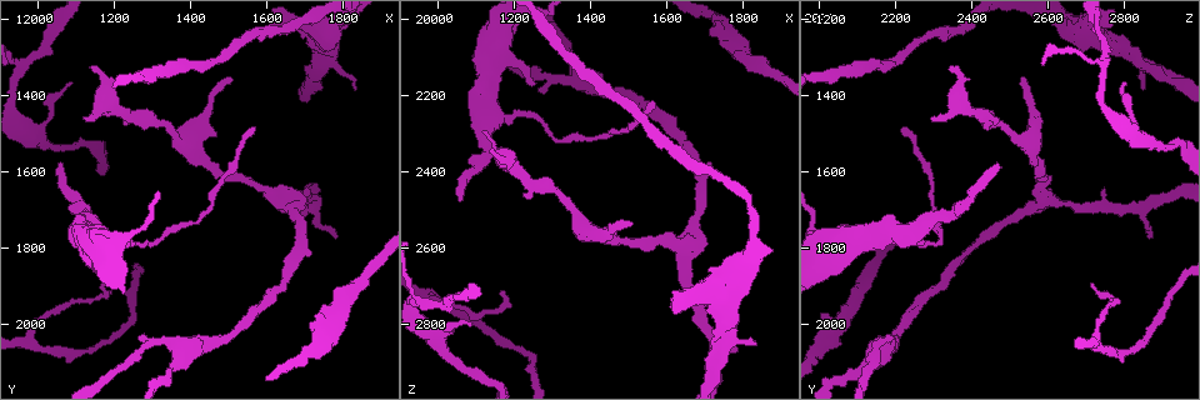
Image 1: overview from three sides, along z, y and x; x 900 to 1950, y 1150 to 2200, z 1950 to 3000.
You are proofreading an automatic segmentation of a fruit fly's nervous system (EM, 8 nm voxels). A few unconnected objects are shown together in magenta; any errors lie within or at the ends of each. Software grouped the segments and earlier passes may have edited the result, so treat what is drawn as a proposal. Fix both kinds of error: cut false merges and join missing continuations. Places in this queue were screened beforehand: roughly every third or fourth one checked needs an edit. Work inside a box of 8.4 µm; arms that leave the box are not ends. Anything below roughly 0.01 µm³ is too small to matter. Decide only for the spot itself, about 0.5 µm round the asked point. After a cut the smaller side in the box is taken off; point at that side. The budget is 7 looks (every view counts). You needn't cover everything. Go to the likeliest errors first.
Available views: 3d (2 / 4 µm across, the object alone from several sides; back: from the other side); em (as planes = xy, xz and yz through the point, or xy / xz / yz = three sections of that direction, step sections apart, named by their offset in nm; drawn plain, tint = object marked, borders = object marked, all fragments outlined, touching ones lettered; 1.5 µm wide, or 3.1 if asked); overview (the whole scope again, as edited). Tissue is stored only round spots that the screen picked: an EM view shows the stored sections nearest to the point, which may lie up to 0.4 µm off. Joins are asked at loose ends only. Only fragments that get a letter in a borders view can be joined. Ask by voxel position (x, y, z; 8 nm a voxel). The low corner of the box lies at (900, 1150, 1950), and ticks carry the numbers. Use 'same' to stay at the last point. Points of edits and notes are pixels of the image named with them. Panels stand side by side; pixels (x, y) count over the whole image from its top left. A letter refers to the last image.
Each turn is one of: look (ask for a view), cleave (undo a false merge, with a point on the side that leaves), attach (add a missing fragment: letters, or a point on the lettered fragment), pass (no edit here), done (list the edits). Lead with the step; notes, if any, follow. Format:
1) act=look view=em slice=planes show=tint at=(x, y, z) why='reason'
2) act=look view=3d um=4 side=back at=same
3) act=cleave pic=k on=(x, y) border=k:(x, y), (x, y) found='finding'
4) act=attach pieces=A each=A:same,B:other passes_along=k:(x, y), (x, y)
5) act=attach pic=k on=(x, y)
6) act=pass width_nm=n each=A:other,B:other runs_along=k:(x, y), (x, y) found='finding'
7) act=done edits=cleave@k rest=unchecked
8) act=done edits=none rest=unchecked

act=look view=3d um=2 at=(1070, 1585, 2475) why='an open end'

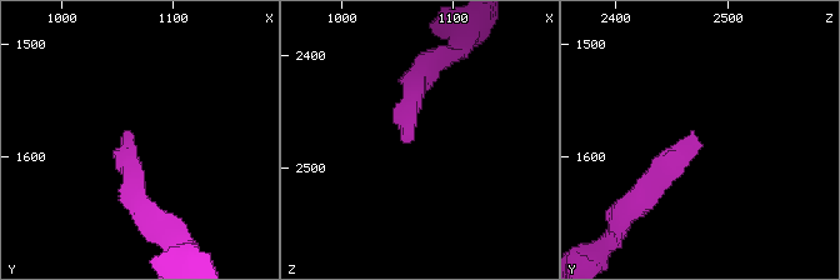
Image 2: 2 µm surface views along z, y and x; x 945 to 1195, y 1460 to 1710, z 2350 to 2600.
act=look view=em slice=planes show=borders at=(1064, 1586, 2474) why='shape alone is not enough'

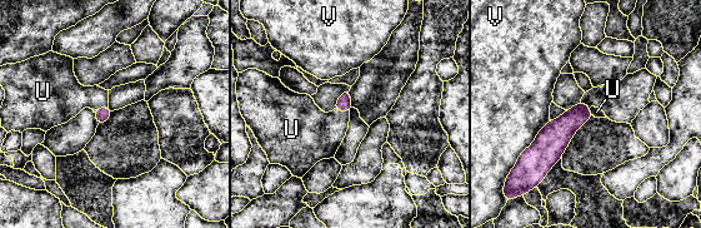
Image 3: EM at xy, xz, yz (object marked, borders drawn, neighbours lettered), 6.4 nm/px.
act=attach pieces=U each=U:same,V:other found='it goes on there'

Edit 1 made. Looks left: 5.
act=look view=em slice=xz step=4 show=tint at=(985, 2050, 2725)

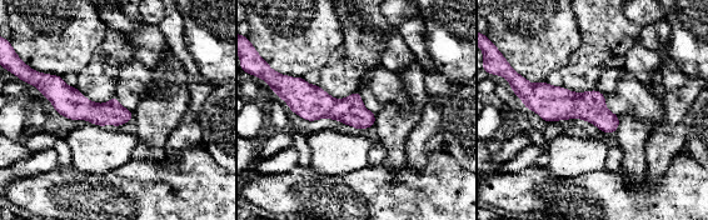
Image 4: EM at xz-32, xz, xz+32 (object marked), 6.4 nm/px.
act=look view=em slice=planes show=borders at=same why='cut it another way'

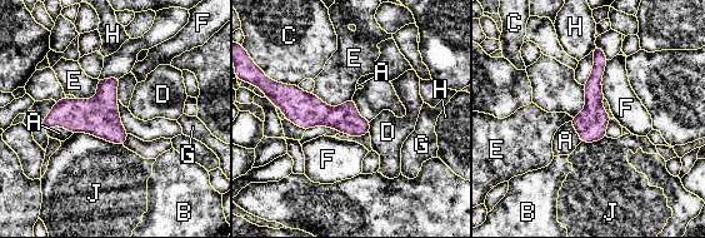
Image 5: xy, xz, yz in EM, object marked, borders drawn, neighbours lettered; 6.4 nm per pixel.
act=pass width_nm=180 each=A:other,B:other,C:other,D:other,E:other,F:other,G:other,H:other,J:other runs_along=5:(279, 99), (366, 130) found='one neuron here'

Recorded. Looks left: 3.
act=look view=em slice=yz step=4 show=tint at=(1045, 1545, 2900) why='thick turns thin'

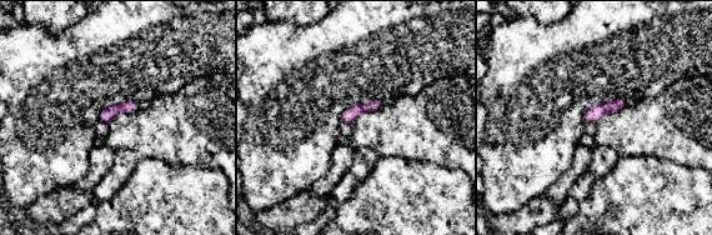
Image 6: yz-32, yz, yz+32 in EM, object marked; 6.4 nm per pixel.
act=look view=em slice=planes show=borders at=same

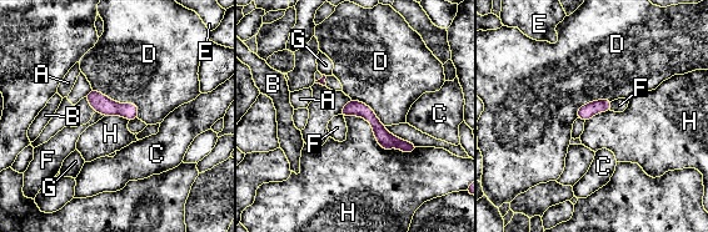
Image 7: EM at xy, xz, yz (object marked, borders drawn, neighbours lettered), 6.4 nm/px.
act=pass width_nm=90 each=A:other,B:other,C:other,D:other,E:other,F:other,G:other,H:other found='continuous, no second neuron'

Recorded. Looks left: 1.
act=done edits=attach@3 rest=unchecked

